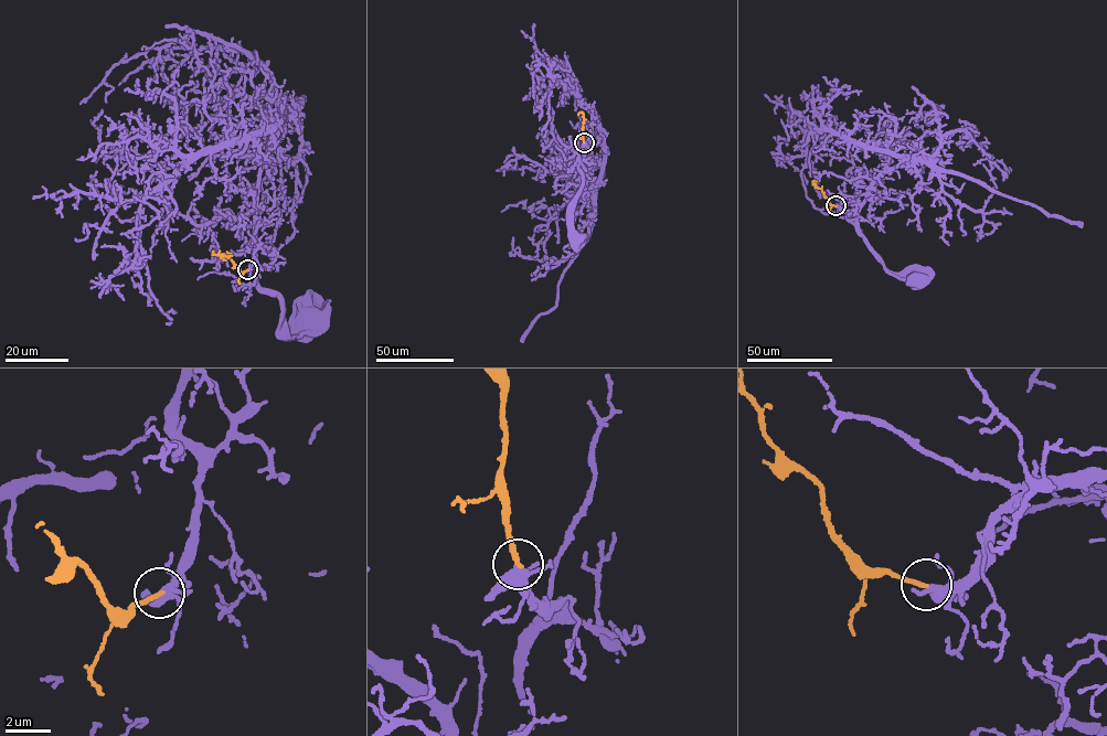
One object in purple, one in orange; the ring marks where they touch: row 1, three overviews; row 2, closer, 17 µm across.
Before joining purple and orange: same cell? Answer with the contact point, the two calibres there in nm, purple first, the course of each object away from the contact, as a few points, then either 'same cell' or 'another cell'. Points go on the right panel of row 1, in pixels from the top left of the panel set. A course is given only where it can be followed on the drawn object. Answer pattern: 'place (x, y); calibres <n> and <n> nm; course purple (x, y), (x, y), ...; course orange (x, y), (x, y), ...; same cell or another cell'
place (836, 205); calibres 320 and 200 nm; course purple (836, 206), (866, 193), (858, 226), (866, 245), (890, 274), (911, 280), (918, 277), (914, 279); course orange (836, 206), (812, 182), (818, 181); same cell

